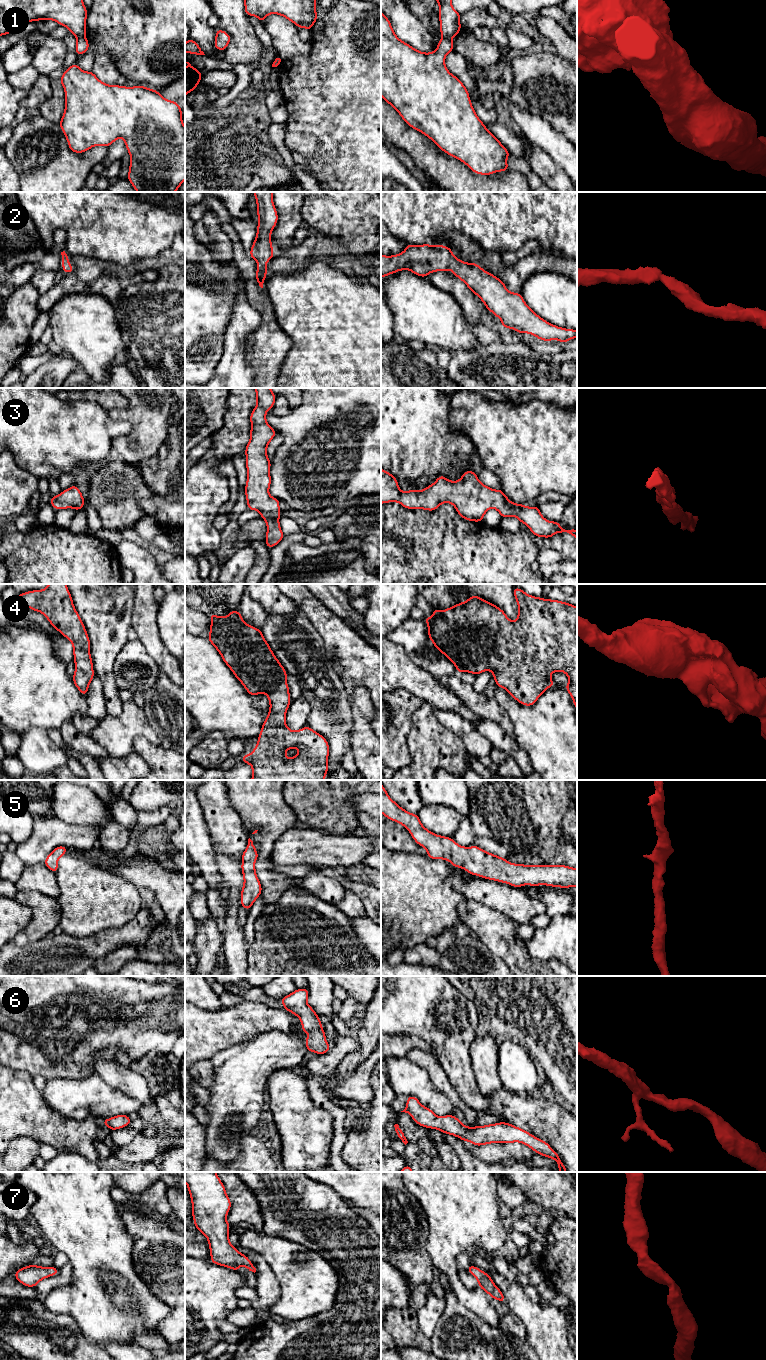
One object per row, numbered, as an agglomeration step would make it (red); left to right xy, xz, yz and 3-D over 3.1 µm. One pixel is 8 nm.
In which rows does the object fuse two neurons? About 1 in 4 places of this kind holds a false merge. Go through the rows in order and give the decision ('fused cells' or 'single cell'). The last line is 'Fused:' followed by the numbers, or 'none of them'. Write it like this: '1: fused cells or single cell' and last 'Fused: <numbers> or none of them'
1: fused cells
2: single cell
3: single cell
4: single cell
5: single cell
6: single cell
7: single cell
Fused: 1

